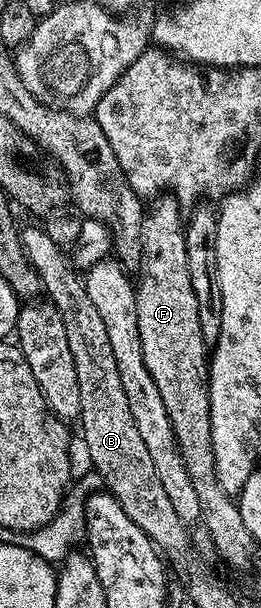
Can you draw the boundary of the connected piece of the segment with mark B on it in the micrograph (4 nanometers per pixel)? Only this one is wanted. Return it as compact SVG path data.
M24 226L21 238L25 253L43 282L43 295L55 305L65 323L66 340L73 353L81 391L77 423L83 426L83 443L88 457L95 462L92 463L94 470L99 472L106 490L115 496L121 509L129 513L129 521L136 523L168 560L189 562L193 559L189 528L177 517L149 458L149 449L145 449L145 441L141 441L141 433L137 433L137 425L133 425L133 413L129 413L129 400L121 386L121 373L117 373L109 333L105 330L105 321L101 321L101 313L97 313L97 305L89 298L86 278L71 268L68 252L55 243L42 226Z

